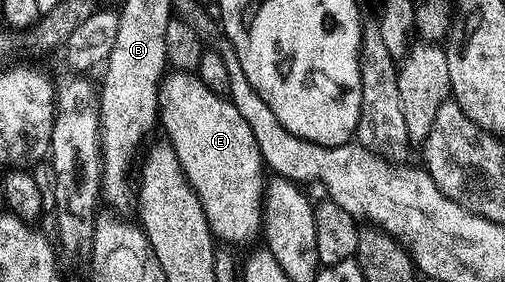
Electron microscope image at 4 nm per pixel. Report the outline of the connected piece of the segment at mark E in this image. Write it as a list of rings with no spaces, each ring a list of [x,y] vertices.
[[[169,72],[161,79],[157,93],[157,113],[160,129],[165,129],[164,137],[173,147],[175,156],[179,156],[179,164],[199,196],[199,204],[203,204],[203,212],[214,239],[233,248],[238,248],[244,242],[253,242],[256,238],[258,241],[263,230],[267,167],[259,152],[259,144],[255,144],[251,127],[247,125],[247,120],[243,120],[243,116],[239,116],[239,108],[235,108],[226,95],[211,92],[211,88],[207,88],[207,84],[203,84],[196,73]]]

